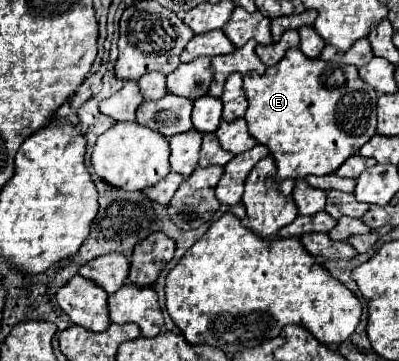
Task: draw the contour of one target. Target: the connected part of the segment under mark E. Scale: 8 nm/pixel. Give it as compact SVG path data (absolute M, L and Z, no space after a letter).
M289 48L283 60L263 76L243 76L243 90L249 102L245 120L249 134L271 150L277 166L277 180L303 180L309 174L327 176L333 174L347 158L359 154L359 148L371 140L377 130L377 98L379 94L361 80L355 66L325 62L321 58L307 58L299 48Z

